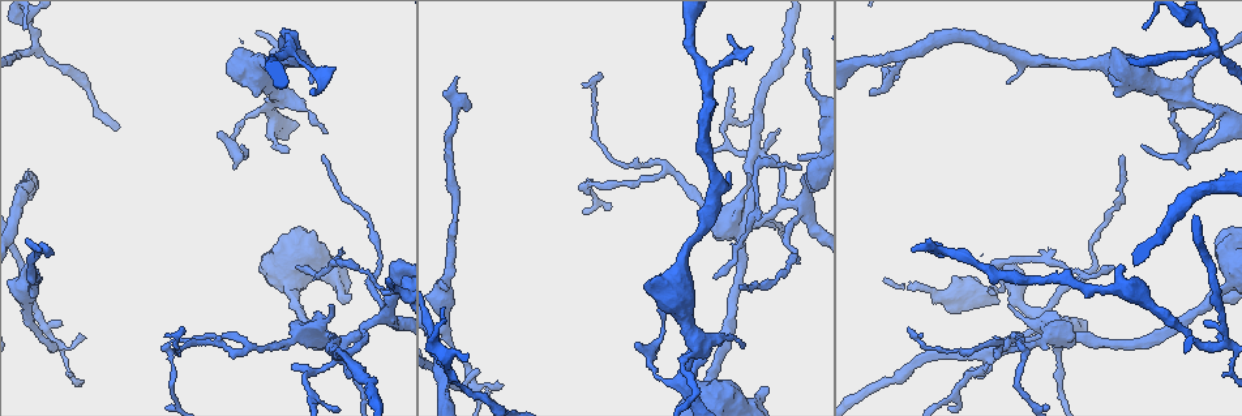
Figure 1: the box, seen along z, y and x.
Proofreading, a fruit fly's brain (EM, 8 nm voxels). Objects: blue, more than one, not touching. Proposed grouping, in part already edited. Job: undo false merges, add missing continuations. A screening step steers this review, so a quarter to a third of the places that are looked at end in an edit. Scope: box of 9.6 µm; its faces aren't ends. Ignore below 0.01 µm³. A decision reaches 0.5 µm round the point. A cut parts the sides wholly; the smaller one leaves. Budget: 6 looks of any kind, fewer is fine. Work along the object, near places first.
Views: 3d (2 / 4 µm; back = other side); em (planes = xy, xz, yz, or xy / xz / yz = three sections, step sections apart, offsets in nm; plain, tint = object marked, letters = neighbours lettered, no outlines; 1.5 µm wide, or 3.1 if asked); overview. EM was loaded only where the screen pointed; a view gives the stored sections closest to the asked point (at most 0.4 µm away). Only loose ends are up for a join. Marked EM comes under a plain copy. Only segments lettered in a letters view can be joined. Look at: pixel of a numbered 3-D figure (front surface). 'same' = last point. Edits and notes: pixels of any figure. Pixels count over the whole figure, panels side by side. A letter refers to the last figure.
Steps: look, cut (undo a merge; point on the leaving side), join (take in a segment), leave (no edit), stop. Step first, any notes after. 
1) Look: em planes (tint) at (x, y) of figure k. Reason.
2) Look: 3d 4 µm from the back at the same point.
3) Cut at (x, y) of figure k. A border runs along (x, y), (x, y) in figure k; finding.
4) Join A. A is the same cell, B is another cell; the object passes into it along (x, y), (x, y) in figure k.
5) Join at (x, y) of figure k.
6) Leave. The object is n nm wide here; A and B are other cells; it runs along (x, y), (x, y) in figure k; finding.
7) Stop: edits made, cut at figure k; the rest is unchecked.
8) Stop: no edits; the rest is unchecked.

Look: 3d 4 µm at (793, 168) of figure 1. Thick turns thin.

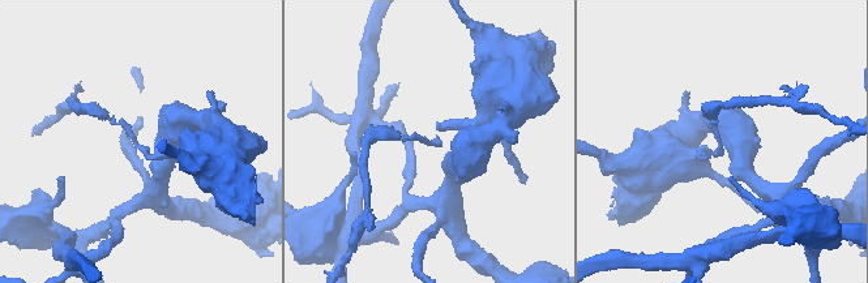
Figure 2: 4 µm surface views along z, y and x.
Look: em planes (tint) at (424, 139) of figure 2. The arms are 190, 200 nm wide.

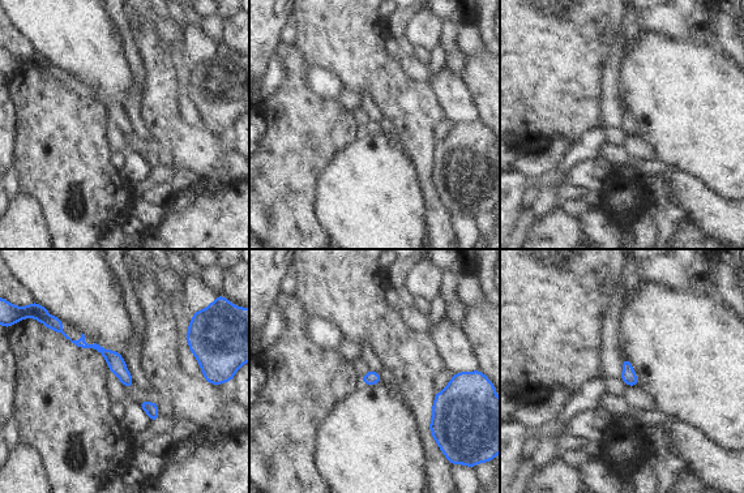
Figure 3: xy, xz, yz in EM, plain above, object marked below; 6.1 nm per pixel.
Look: em planes (letters) at the same point. What lies round it.

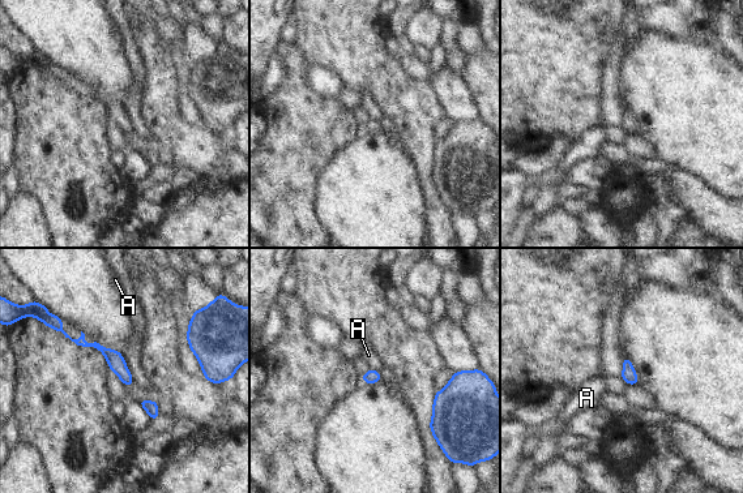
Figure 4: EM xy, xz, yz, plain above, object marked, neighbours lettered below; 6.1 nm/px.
Leave. A is another cell; a border runs along (622, 359), (623, 368), (619, 374) in figure 4; continuous, no second neuron.

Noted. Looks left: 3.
Look: 3d 2 µm at (1123, 266) of figure 1. An open end.

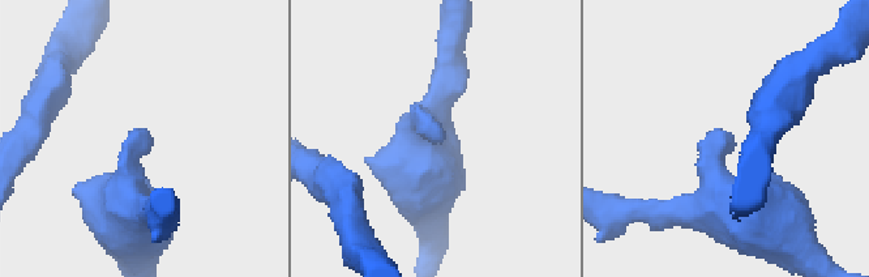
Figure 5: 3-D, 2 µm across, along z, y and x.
Look: em planes (tint) at (444, 134) of figure 5.

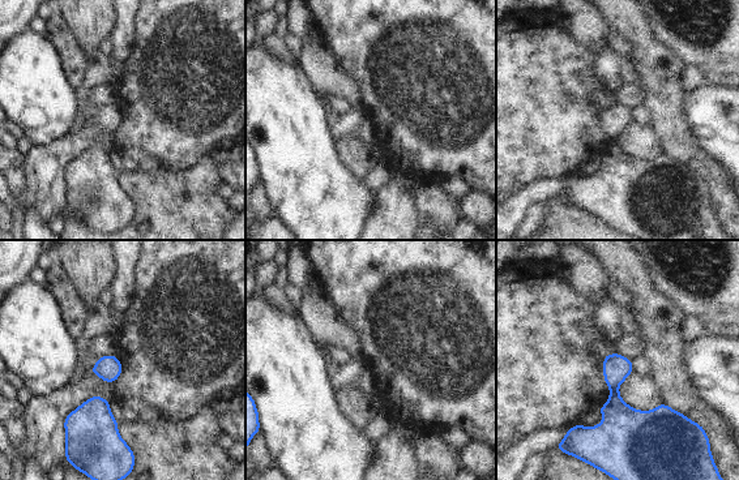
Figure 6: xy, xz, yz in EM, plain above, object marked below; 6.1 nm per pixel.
Look: em planes (letters) at the same point. See the neighbours.

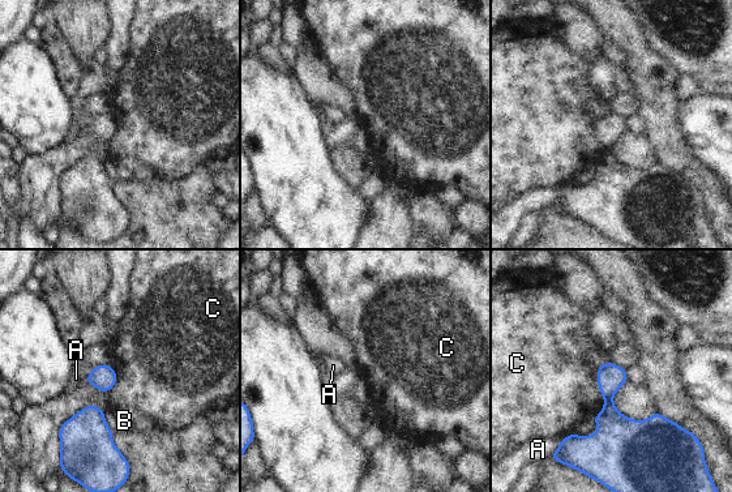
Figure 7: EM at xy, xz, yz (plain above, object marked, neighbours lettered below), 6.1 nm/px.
Leave. A, B and C are other cells; none of them fits.

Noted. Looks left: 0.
Stop: no edits; the rest is unchecked.

